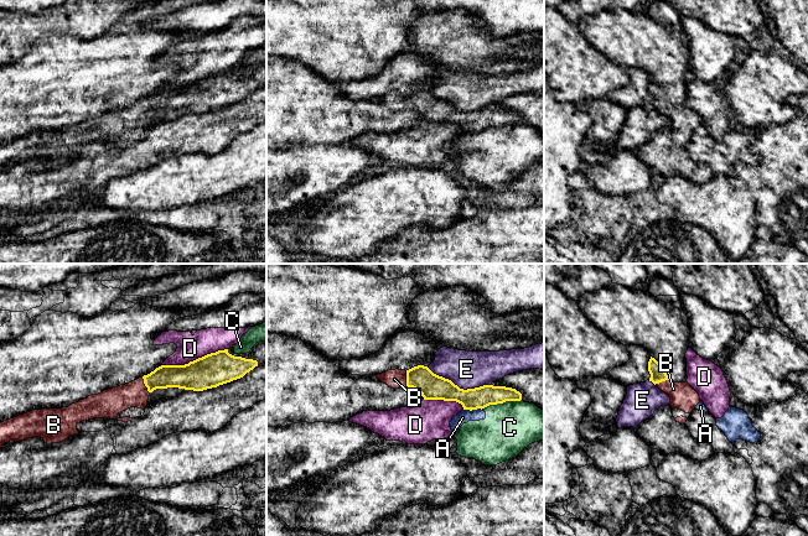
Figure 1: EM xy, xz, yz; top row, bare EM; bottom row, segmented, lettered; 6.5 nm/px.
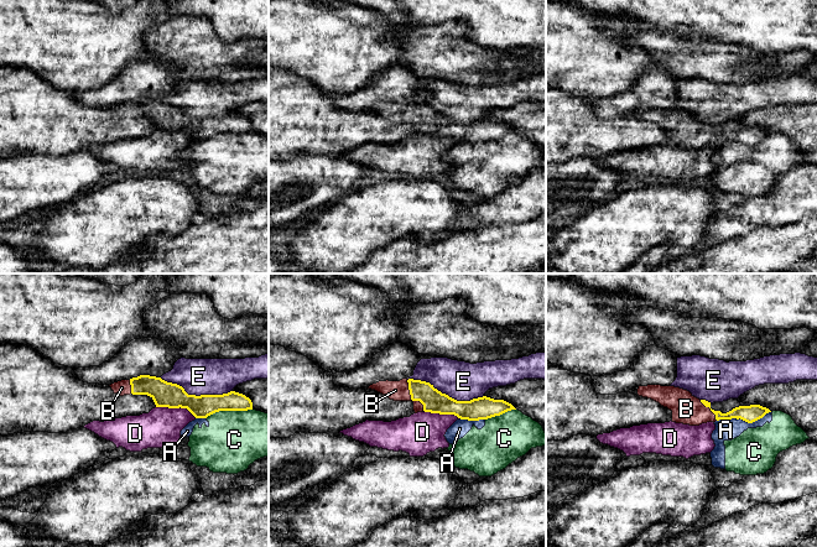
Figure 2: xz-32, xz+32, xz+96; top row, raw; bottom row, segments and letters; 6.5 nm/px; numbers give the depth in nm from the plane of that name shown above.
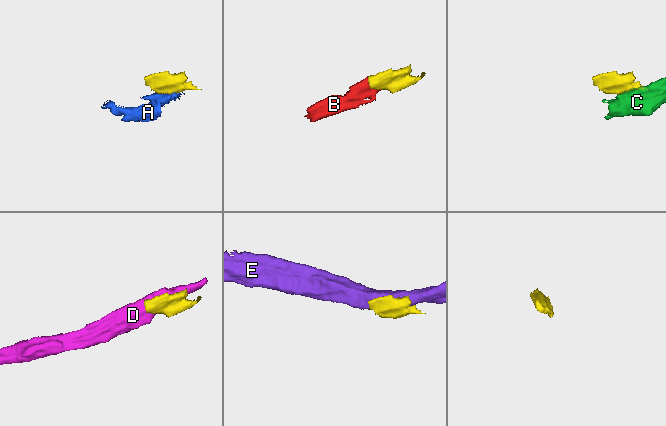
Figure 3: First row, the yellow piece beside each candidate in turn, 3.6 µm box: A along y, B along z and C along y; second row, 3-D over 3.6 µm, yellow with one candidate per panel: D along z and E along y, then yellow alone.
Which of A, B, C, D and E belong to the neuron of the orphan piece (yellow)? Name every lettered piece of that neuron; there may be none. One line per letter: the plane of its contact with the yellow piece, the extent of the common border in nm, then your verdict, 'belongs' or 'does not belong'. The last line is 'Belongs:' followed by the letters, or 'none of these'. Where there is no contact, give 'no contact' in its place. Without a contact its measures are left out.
A: xz | 120 nm | does not belong
B: xy | 120 nm | belongs
C: xz | 280 nm | does not belong
D: xy | 460 nm | does not belong
E: xz | 440 nm | does not belong
Belongs: B

